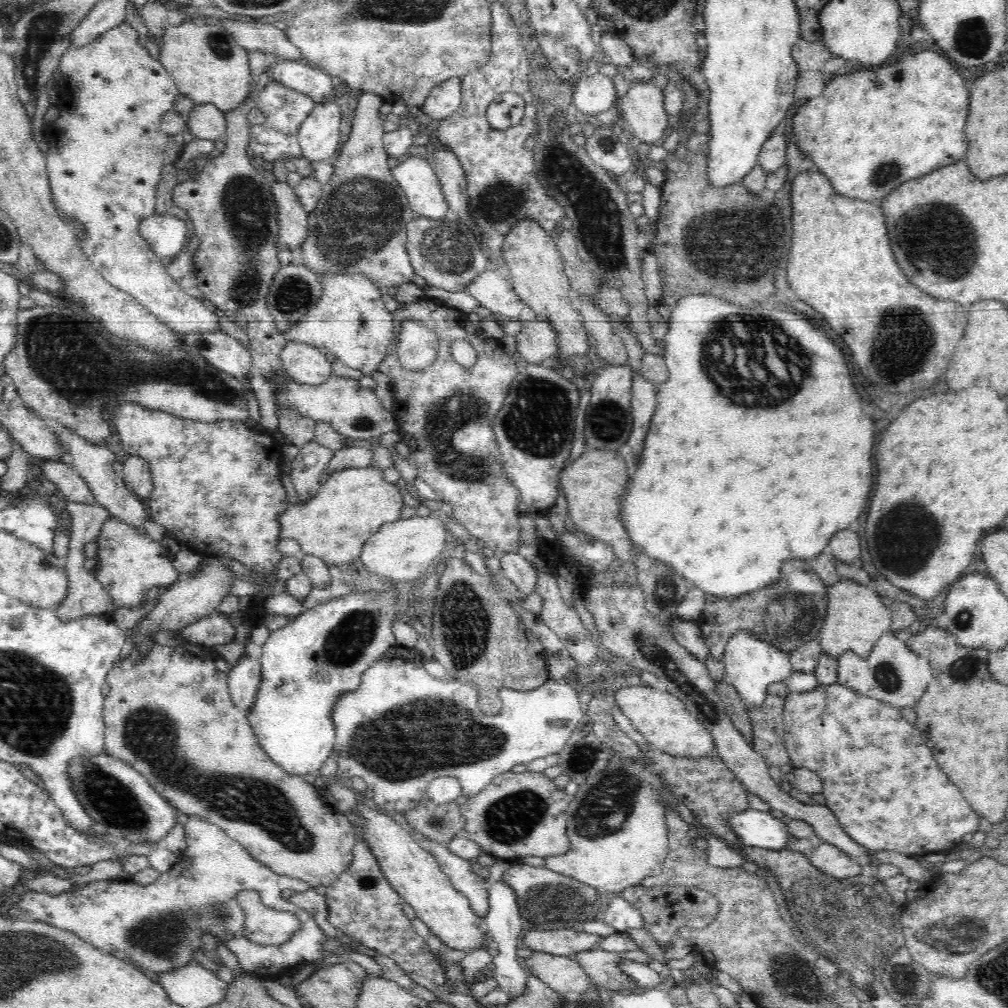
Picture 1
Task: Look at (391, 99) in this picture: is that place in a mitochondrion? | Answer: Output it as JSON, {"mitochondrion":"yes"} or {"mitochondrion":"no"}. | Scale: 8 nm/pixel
{"mitochondrion":"no"}

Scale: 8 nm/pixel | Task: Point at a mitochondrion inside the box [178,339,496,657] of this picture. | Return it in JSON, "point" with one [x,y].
{"point":[461,409]}

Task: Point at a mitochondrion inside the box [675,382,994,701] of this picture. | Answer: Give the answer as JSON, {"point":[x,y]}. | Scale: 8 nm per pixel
{"point":[907,535]}

